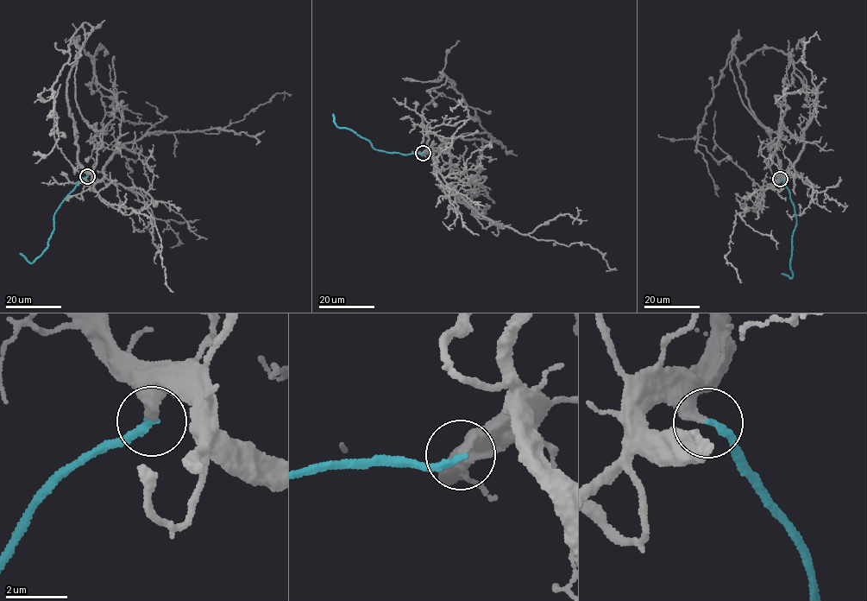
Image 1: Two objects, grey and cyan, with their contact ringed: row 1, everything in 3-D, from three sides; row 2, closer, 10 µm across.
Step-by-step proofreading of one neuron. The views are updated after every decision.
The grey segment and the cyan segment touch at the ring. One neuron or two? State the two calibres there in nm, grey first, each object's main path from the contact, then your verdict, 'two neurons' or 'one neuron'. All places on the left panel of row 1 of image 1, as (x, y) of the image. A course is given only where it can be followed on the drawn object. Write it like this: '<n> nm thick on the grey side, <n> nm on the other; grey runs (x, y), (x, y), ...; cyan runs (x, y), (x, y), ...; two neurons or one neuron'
360 nm thick on the grey side, 240 nm on the other; grey runs (87, 175), (66, 93), (90, 34), (85, 22), (53, 85), (59, 139), (34, 163); cyan runs (87, 176), (55, 212), (53, 230), (47, 248), (31, 263), (20, 253); one neuron

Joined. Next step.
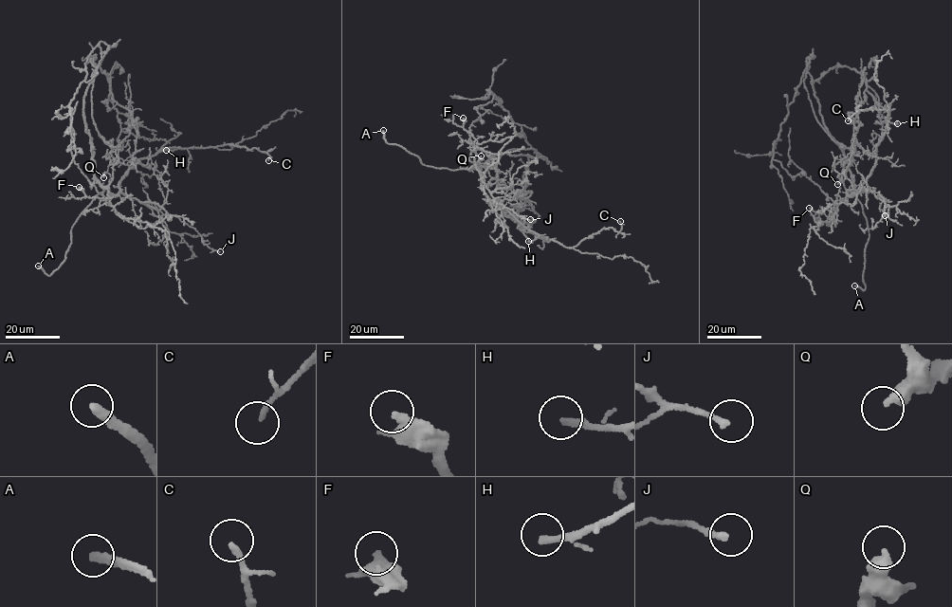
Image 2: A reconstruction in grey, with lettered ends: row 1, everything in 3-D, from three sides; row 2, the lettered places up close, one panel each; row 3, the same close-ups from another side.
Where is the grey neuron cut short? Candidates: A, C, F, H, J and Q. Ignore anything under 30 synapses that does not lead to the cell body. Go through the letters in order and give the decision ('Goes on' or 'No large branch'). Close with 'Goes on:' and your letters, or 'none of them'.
A: Goes on
C: Goes on
F: No large branch
H: Goes on
J: No large branch
Q: No large branch
Goes on: A, C, H

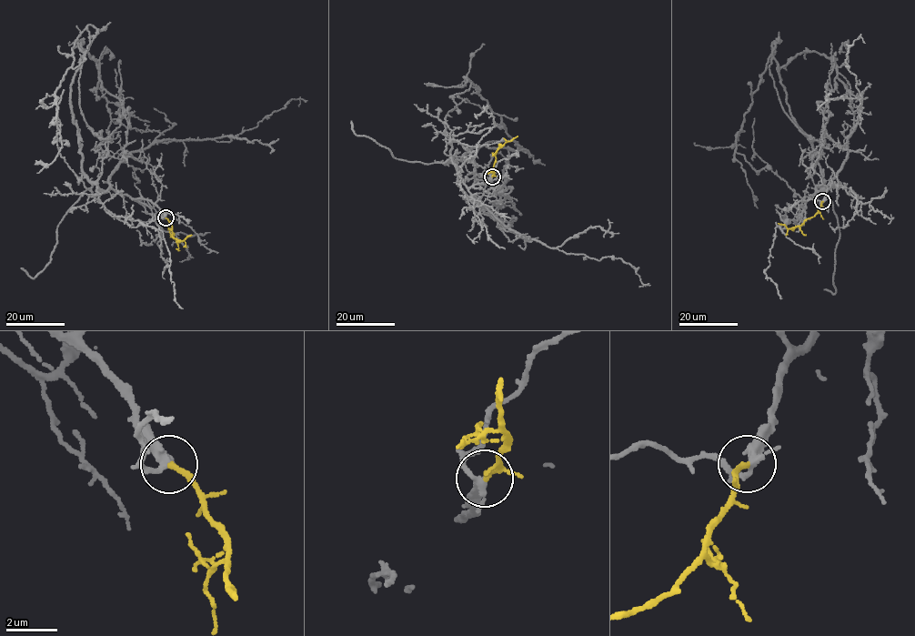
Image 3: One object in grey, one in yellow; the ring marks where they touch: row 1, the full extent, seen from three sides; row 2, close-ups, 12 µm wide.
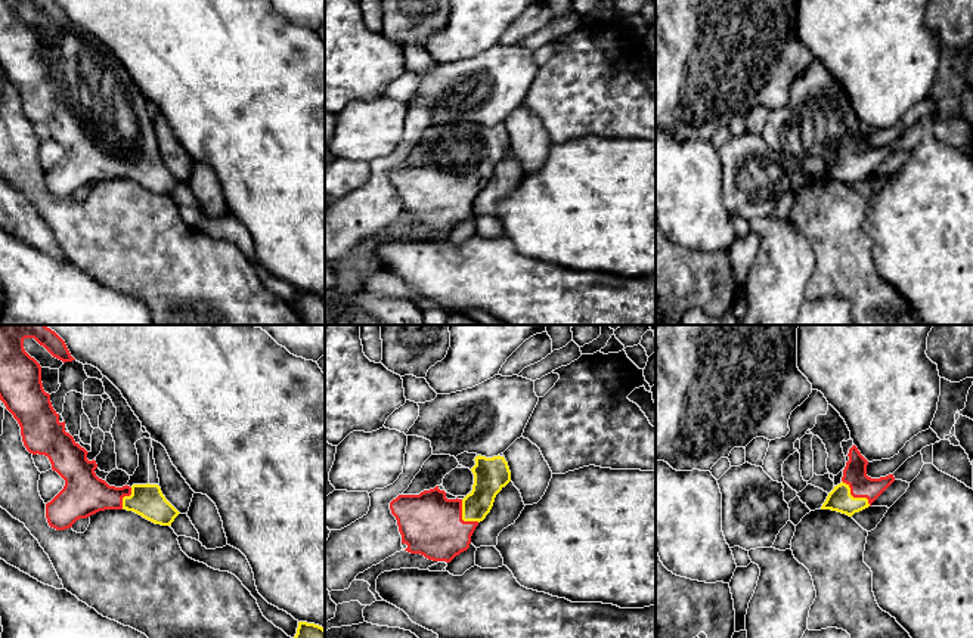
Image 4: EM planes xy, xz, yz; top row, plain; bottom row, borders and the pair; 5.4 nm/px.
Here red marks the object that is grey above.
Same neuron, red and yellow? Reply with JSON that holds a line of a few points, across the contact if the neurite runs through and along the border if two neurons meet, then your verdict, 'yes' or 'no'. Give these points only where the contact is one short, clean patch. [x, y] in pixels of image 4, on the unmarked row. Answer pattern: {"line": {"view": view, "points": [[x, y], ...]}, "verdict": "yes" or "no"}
{"line": {"view": "yz", "points": [[855, 141], [855, 166], [839, 169]]}, "verdict": "yes"}

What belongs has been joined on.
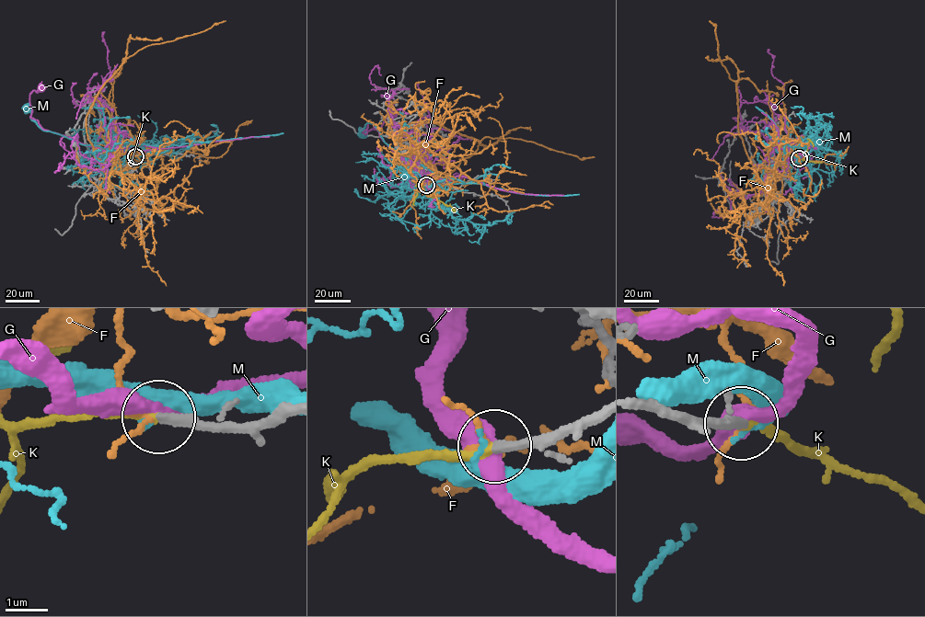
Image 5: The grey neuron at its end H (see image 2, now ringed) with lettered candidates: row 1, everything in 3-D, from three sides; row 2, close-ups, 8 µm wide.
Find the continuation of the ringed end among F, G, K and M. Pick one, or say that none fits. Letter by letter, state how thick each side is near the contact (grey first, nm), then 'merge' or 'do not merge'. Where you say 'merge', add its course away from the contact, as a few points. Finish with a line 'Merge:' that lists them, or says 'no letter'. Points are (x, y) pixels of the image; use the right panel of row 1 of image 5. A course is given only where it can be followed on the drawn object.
F: 240/100 nm | do not merge
G: 240/440 nm | do not merge
K: 240/190 nm | merge | via (799, 158), (803, 157), (809, 139), (813, 146)
M: 240/170 nm | do not merge
Merge: K

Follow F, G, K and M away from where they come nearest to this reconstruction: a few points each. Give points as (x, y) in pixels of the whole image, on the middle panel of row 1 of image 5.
F: (426, 185), (435, 168), (400, 144), (411, 122), (430, 121), (479, 141), (521, 139), (580, 159), (595, 157)
G: (427, 185), (420, 170), (392, 151), (369, 122), (361, 131), (366, 134), (381, 128), (394, 113)
K: (427, 185), (420, 188), (452, 210)
M: (426, 185), (418, 180), (404, 156), (384, 142), (372, 123), (364, 125), (360, 133), (363, 133)

